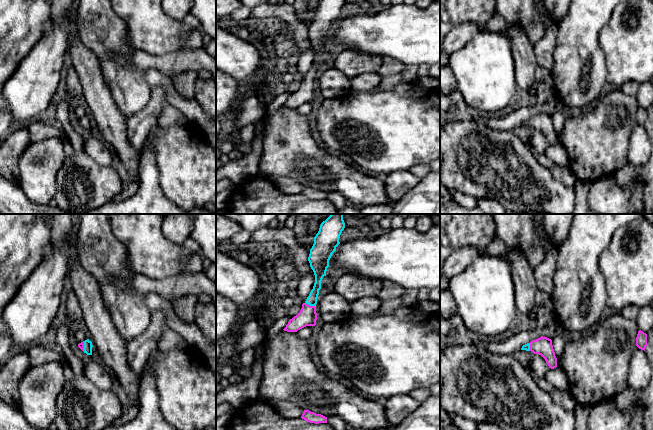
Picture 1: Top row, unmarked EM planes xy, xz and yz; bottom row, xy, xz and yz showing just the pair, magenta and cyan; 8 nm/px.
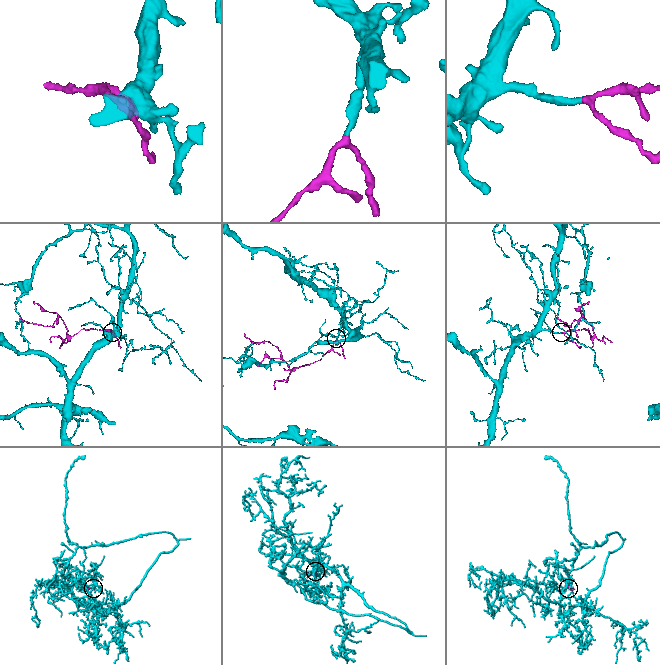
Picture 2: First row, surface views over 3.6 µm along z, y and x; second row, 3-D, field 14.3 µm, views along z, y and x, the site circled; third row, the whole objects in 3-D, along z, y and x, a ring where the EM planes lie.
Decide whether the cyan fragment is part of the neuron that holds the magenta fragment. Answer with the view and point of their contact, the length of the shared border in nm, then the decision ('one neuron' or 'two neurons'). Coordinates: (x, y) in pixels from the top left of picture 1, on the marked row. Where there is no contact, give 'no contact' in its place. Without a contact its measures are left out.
contact xz (309, 305); length 100 nm; one neuron

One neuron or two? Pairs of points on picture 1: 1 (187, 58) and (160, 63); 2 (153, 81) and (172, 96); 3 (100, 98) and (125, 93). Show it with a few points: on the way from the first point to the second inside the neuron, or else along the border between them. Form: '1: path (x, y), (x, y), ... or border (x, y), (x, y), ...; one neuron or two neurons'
1: path (180, 62), (167, 63); one neuron
2: path (159, 81), (164, 81), (171, 90); one neuron
3: border (102, 74), (113, 101), (124, 116); two neurons

